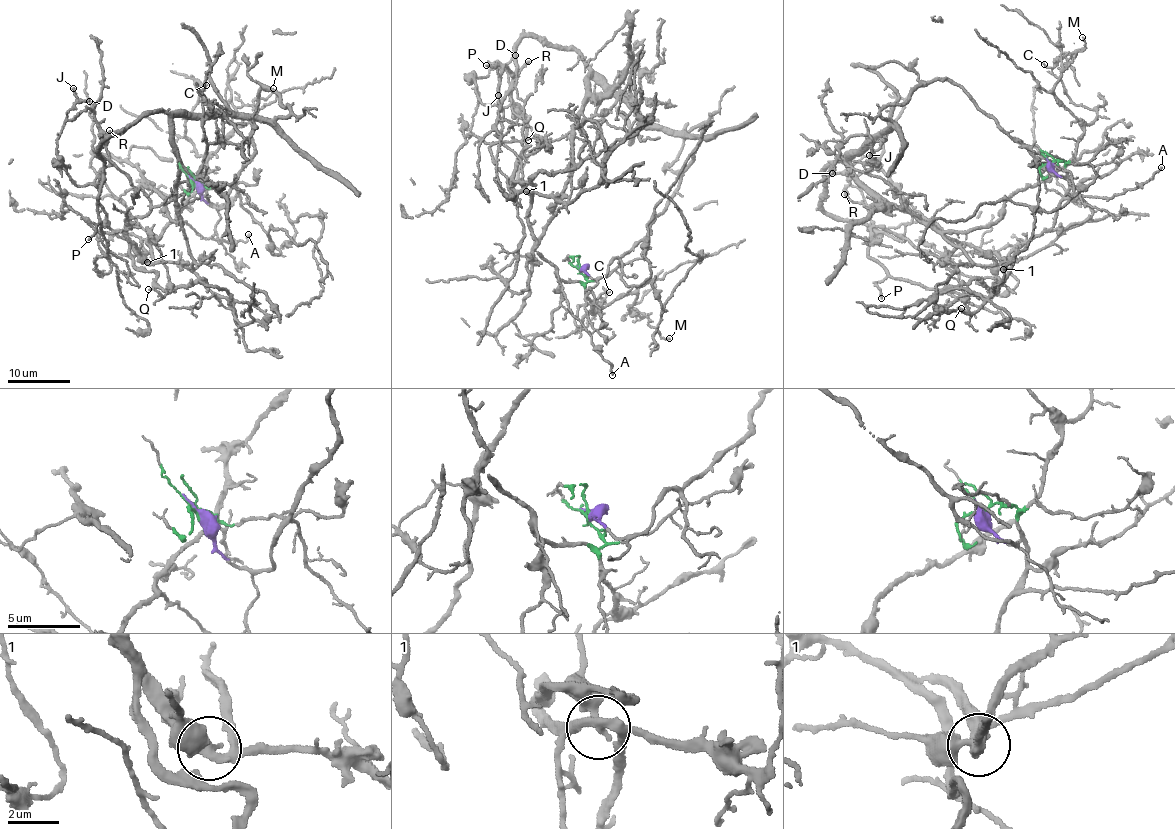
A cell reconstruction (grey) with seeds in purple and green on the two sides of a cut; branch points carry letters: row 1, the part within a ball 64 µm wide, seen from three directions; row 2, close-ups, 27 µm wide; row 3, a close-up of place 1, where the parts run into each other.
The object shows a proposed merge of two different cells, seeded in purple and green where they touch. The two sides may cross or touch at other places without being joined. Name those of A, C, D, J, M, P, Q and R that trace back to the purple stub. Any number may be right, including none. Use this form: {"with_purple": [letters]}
{"with_purple": ["D", "J", "P"]}

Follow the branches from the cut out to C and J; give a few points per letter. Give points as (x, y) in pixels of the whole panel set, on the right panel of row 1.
C: (1048, 163), (1056, 159), (1068, 161), (1085, 124), (1096, 118), (1096, 111), (1077, 106), (1052, 67), (1043, 64)
J: (1048, 163), (960, 87), (925, 82), (824, 171), (823, 208), (905, 240), (851, 184), (869, 154)

